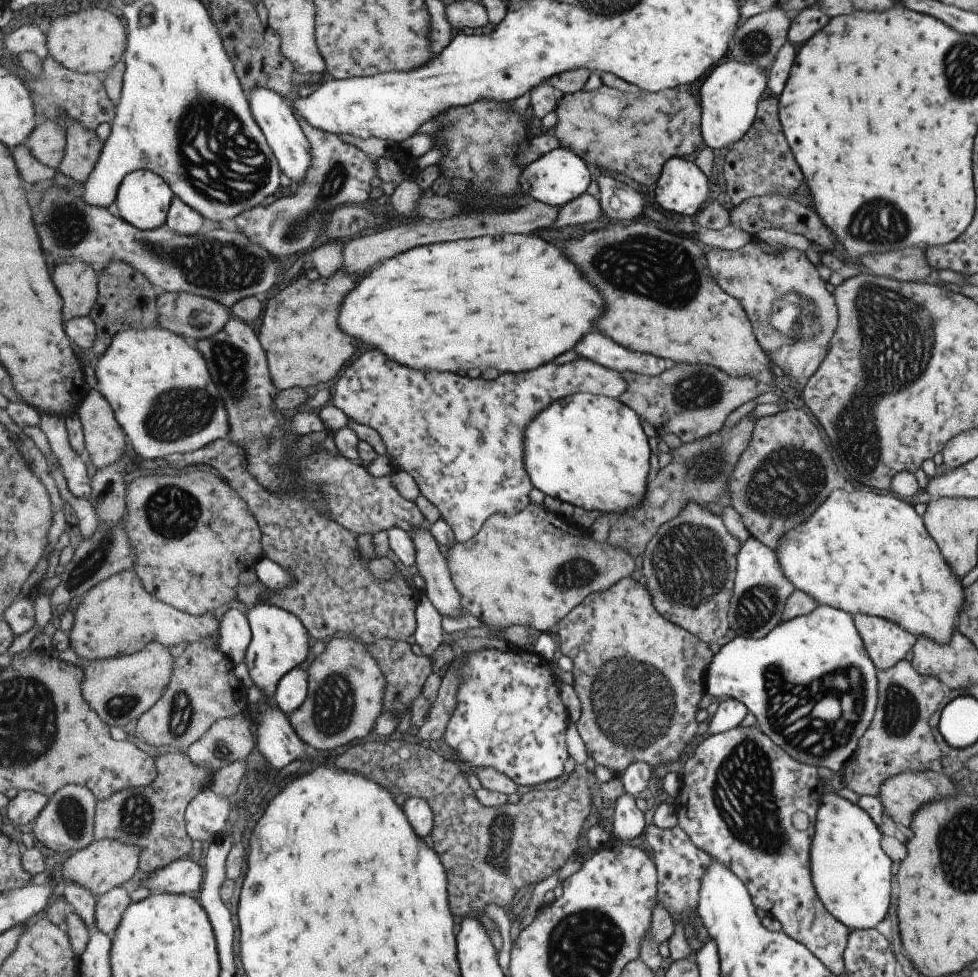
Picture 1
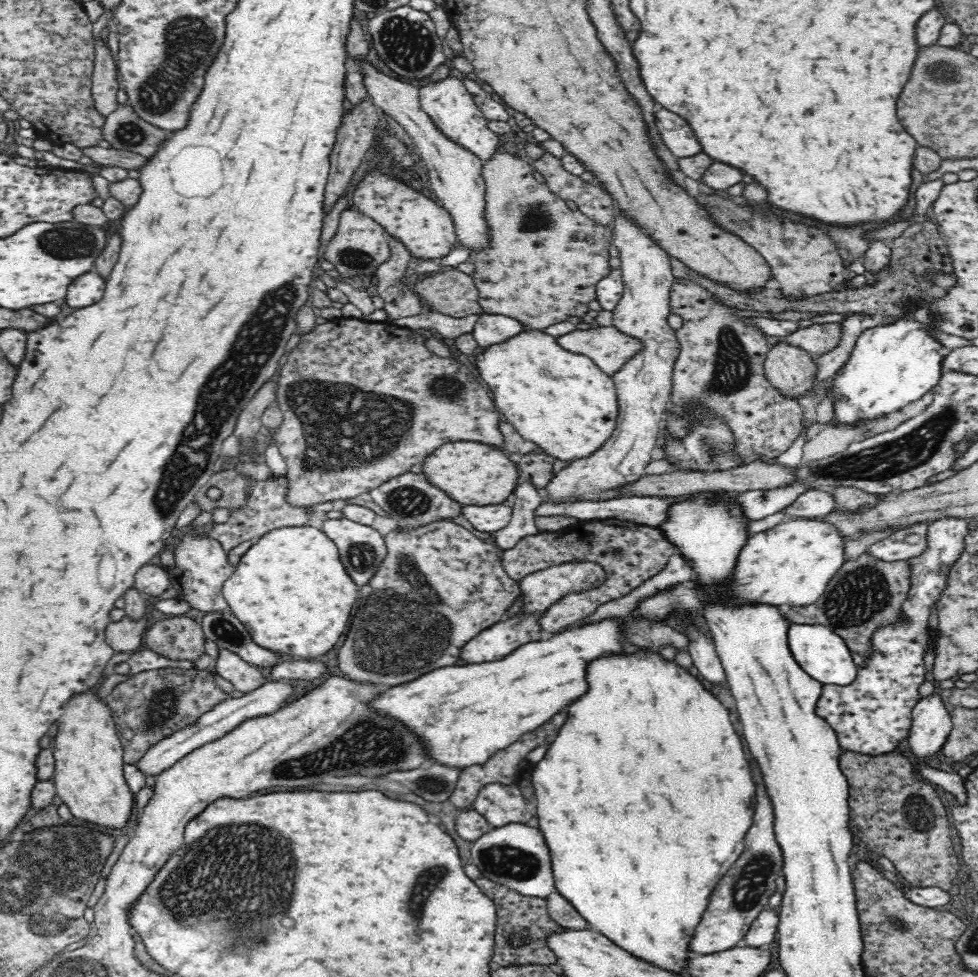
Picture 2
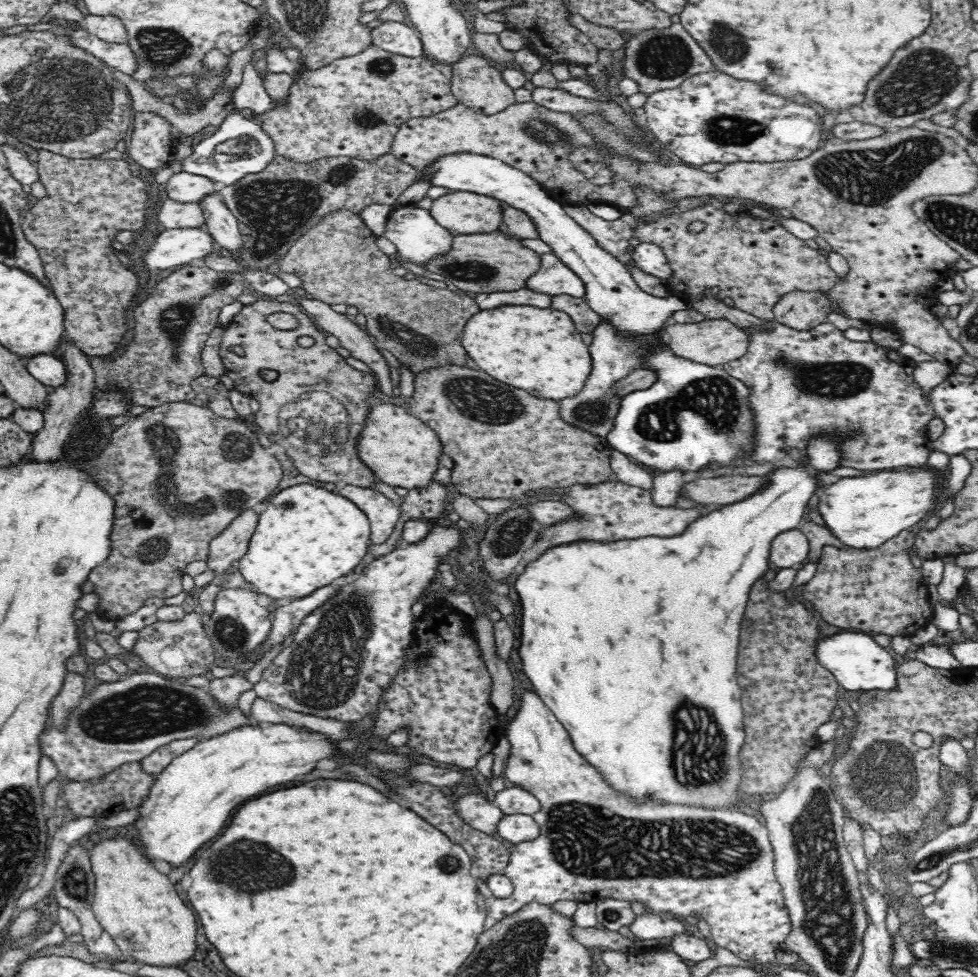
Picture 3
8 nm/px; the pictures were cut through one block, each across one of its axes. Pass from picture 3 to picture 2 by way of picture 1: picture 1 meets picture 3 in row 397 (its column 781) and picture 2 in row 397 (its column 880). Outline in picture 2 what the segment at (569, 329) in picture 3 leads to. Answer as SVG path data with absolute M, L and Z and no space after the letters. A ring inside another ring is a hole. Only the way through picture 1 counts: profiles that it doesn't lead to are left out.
M526 330L508 342L496 344L494 348L478 350L472 362L494 394L494 406L526 440L536 442L546 452L546 456L550 454L552 458L568 464L584 460L590 458L598 448L602 448L614 434L618 418L614 378L602 372L590 358L566 352L566 348L558 346L558 340L544 334L544 330Z

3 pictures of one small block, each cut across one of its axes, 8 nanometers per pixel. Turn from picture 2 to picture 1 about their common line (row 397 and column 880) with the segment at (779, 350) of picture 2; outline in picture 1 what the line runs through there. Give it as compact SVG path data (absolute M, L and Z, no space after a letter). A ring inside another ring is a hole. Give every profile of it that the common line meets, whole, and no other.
M899 772L899 774L887 776L887 778L879 784L877 798L879 798L879 804L881 804L881 808L883 808L883 814L887 814L887 816L895 822L895 826L897 826L897 824L909 826L911 814L913 814L923 802L933 800L933 798L941 798L941 796L947 796L947 794L953 794L955 788L959 788L959 786L953 786L947 776L937 774L937 772Z

